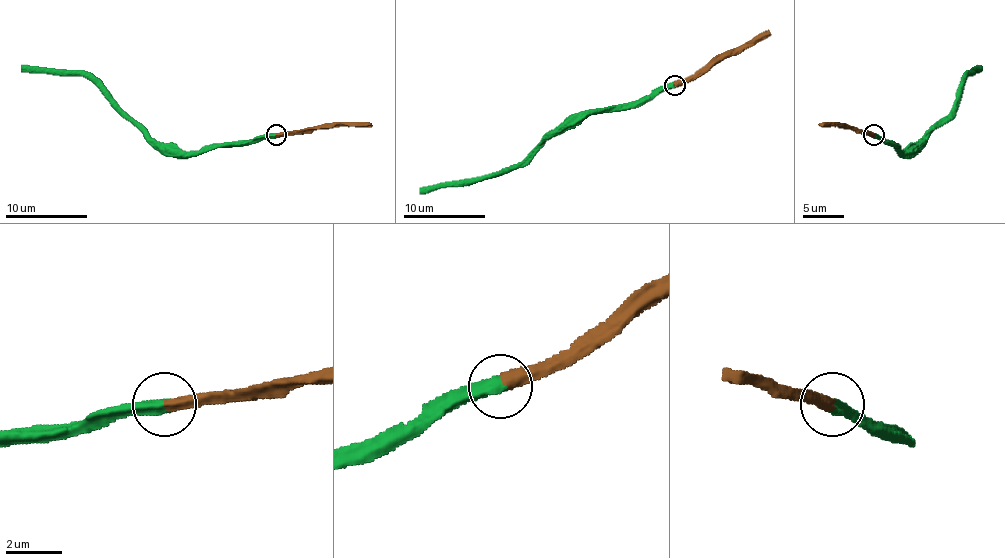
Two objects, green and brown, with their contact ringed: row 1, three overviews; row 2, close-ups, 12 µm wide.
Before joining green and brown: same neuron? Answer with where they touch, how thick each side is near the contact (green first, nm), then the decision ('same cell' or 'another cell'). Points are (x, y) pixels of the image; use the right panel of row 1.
(874, 134) | 480/440 nm | same cell

